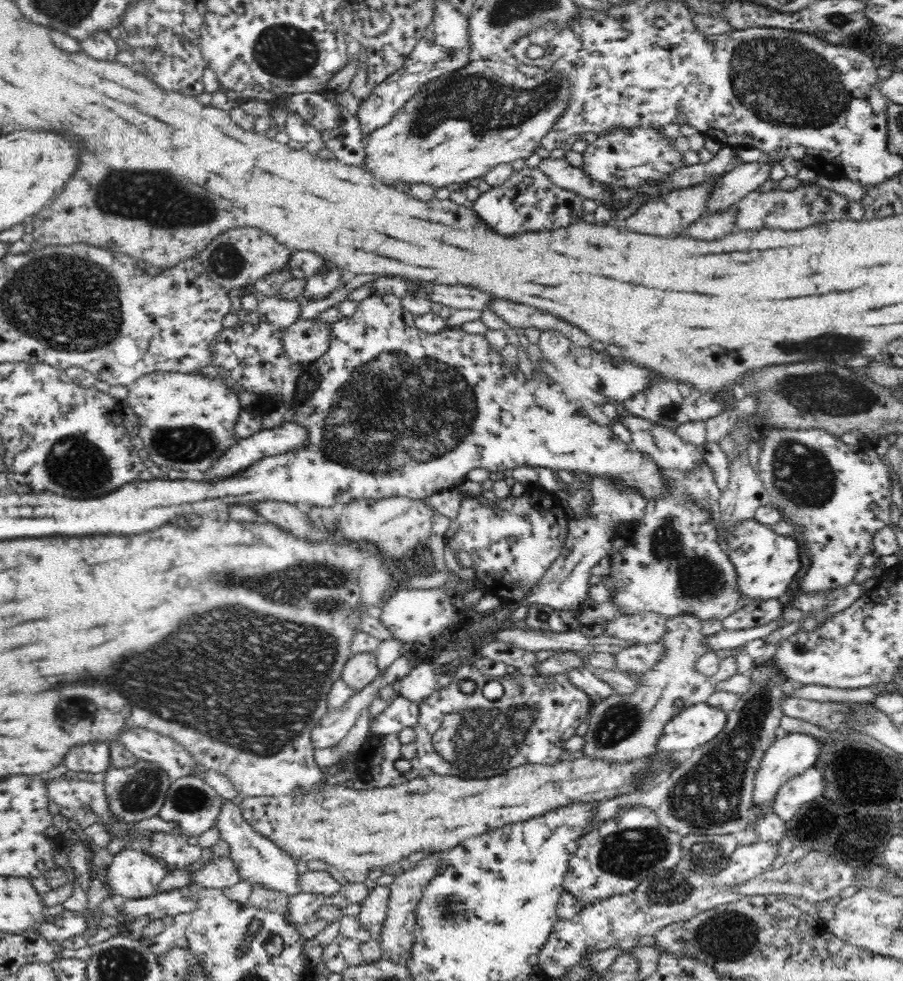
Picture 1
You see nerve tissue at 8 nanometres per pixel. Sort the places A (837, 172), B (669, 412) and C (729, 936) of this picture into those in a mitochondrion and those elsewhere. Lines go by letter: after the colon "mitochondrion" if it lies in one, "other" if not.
A: other
B: mitochondrion
C: mitochondrion

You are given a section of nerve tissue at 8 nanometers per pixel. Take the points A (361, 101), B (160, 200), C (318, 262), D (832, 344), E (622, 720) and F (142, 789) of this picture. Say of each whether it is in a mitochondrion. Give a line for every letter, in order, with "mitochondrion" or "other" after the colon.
A: other
B: mitochondrion
C: other
D: mitochondrion
E: mitochondrion
F: mitochondrion

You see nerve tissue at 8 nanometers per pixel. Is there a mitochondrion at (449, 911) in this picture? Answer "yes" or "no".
yes

